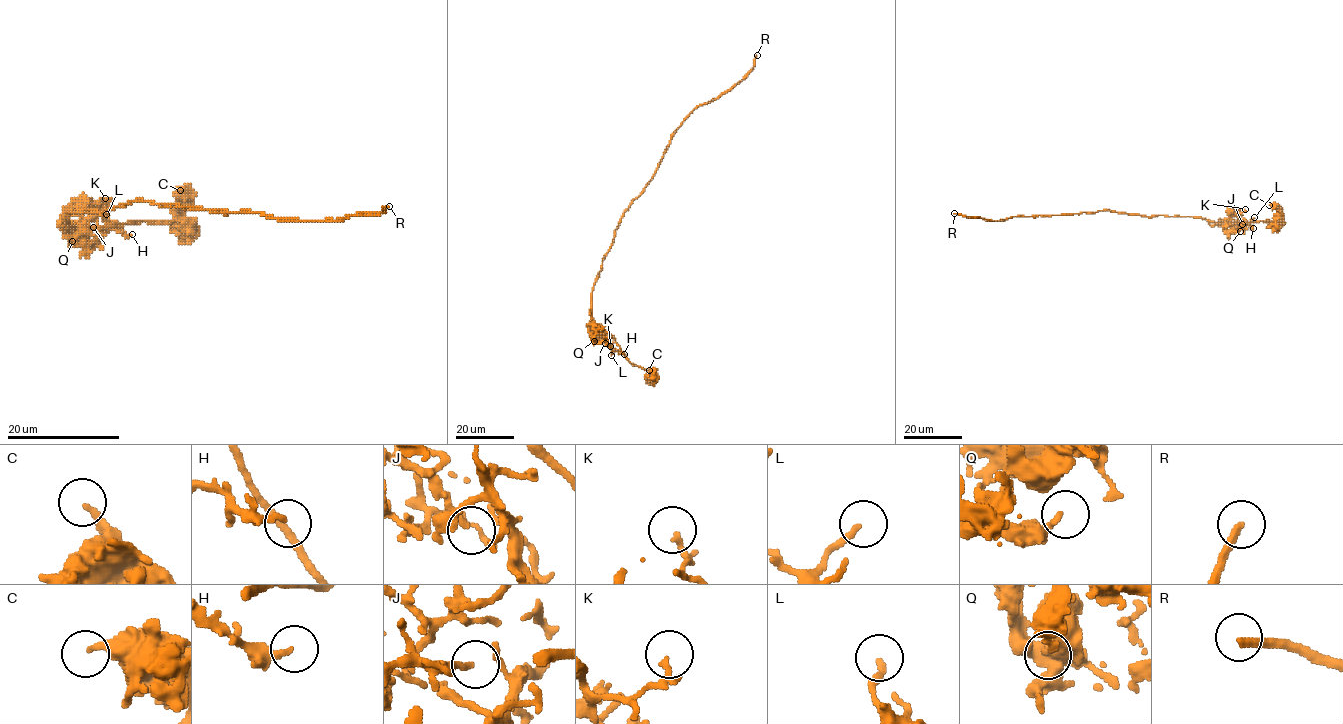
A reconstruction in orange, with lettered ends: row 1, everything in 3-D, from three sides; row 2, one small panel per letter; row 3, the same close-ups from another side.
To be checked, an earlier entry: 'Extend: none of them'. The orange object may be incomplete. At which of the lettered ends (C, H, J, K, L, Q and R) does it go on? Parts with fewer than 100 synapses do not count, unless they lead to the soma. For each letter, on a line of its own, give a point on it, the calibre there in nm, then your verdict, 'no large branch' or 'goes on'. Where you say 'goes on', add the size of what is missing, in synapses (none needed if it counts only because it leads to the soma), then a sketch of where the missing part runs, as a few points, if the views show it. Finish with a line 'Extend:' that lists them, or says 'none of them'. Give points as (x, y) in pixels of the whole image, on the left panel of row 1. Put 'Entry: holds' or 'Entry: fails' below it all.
C: (180, 190) | 200 nm | no large branch
H: (132, 234) | 200 nm | no large branch
J: (93, 227) | 180 nm | no large branch
K: (105, 198) | 170 nm | no large branch
L: (106, 214) | 180 nm | no large branch
Q: (72, 241) | 150 nm | no large branch
R: (389, 206) | 240 nm | no large branch
Extend: none of them
Entry: holds

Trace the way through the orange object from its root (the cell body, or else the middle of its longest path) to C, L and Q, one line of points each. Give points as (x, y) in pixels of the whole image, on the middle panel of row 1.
C: (618, 224), (593, 287), (592, 322), (610, 334), (631, 362), (648, 370), (656, 378), (652, 381), (649, 370)
L: (618, 224), (592, 294), (592, 320), (609, 344), (611, 355)
Q: (618, 224), (593, 287), (594, 341)

